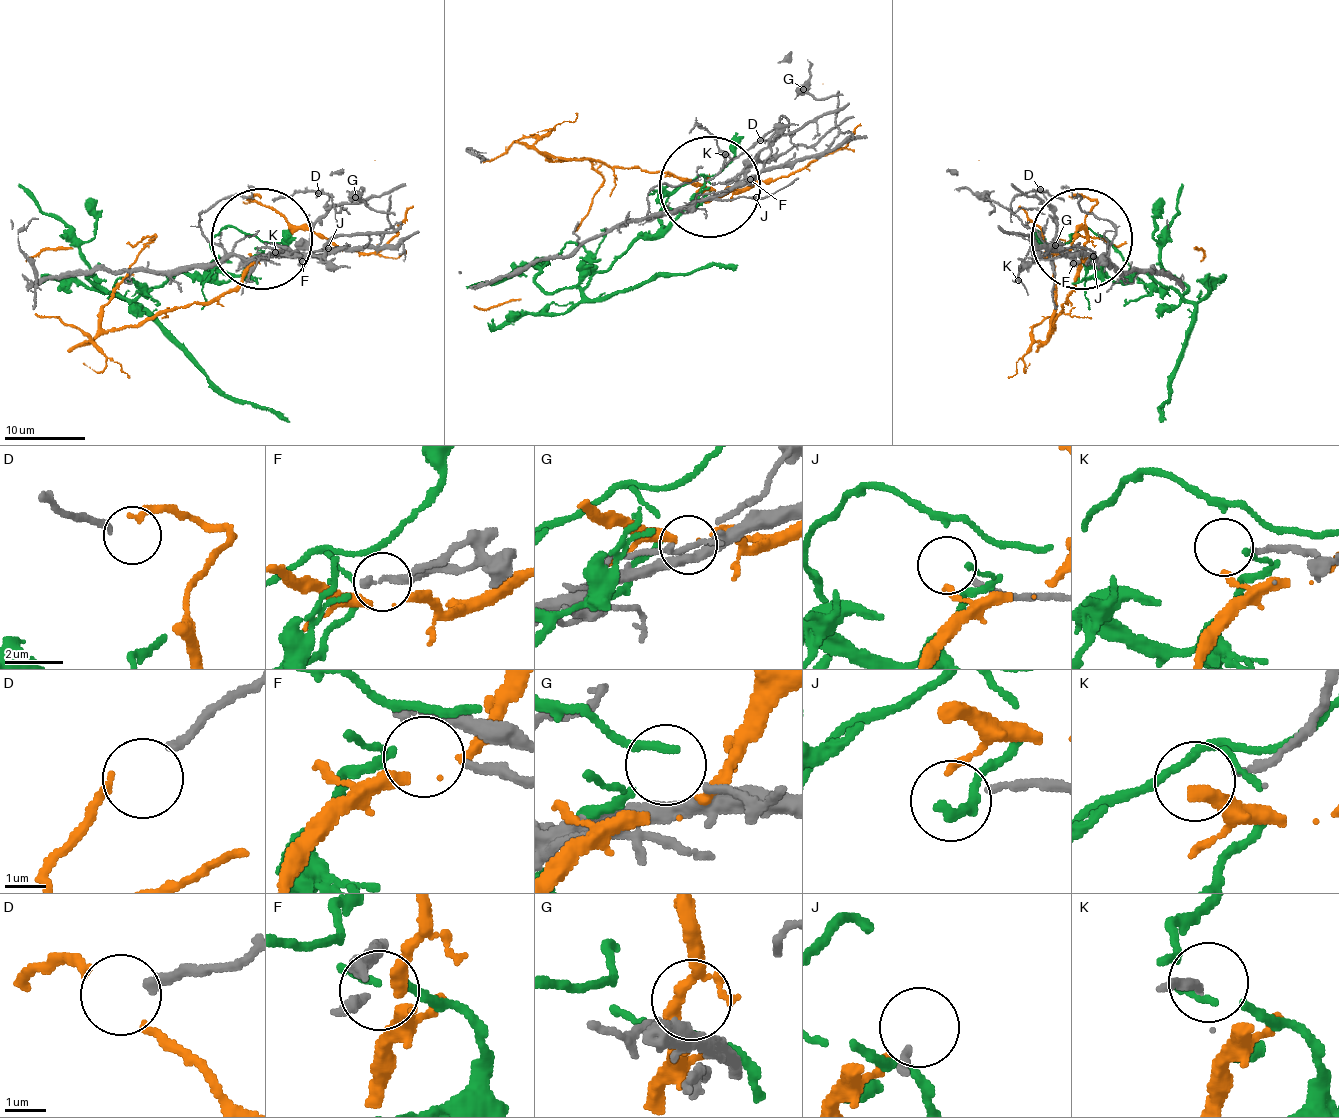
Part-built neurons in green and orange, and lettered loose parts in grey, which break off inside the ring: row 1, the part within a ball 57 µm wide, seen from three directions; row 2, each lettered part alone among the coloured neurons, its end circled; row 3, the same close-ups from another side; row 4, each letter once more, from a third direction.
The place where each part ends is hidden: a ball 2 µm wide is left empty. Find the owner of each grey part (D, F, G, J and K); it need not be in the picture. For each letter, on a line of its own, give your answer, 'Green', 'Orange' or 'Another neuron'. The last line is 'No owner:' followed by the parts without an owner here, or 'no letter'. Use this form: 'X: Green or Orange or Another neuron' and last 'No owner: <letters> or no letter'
D: Orange
F: Green
G: Another neuron
J: Another neuron
K: Another neuron
No owner: G, J, K

